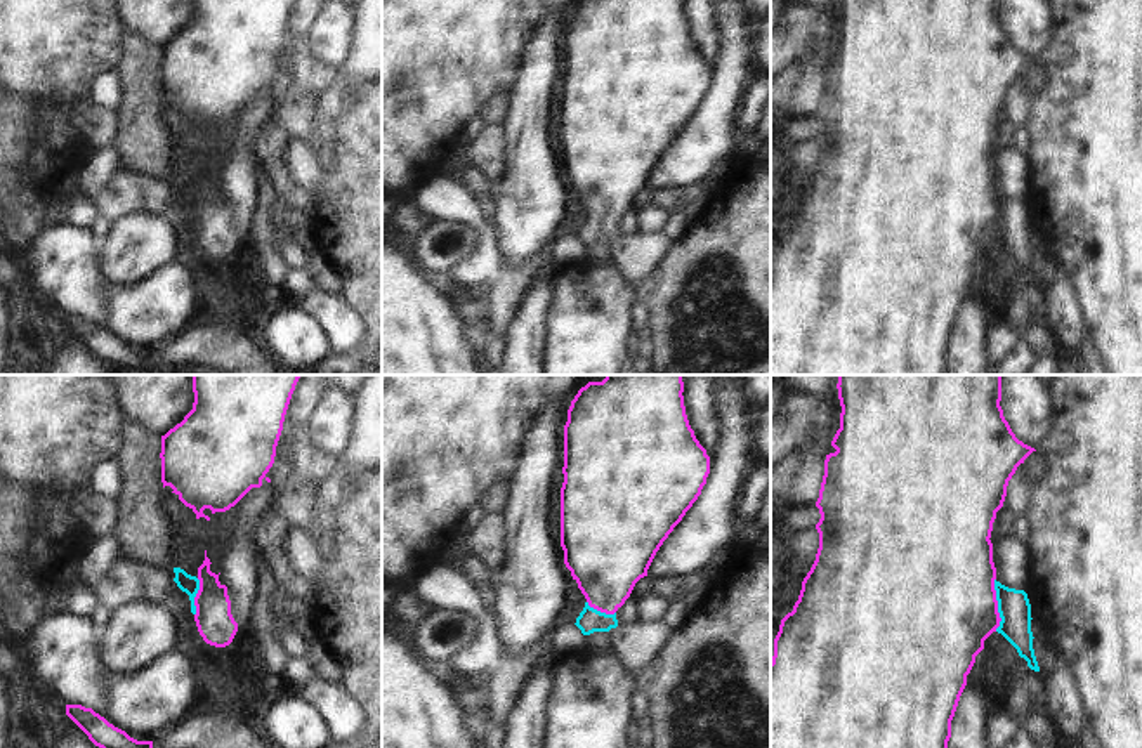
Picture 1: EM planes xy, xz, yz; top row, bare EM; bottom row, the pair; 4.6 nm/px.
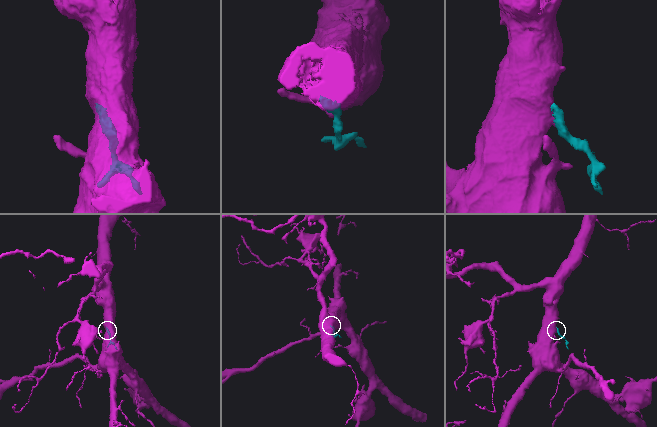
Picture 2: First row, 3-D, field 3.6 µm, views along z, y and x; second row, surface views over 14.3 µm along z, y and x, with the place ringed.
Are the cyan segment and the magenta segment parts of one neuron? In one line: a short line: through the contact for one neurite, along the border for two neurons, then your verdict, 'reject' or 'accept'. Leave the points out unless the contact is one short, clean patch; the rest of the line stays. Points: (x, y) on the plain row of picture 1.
line yz (1014, 219), (998, 216), (945, 217); accept

